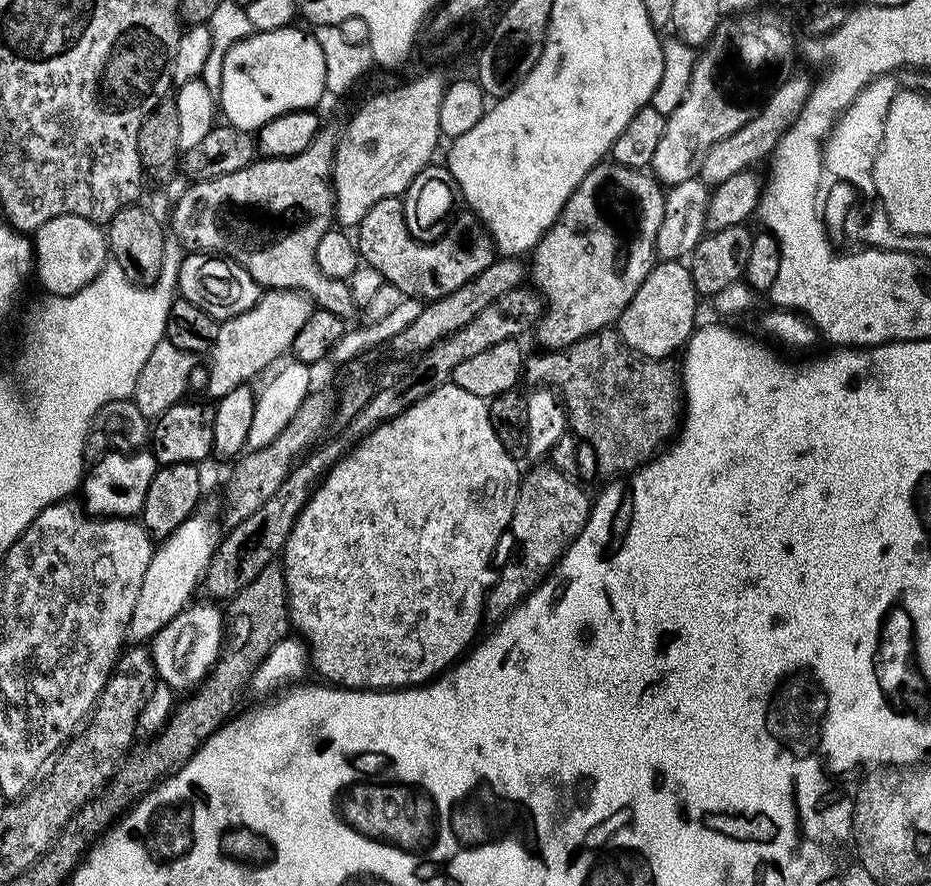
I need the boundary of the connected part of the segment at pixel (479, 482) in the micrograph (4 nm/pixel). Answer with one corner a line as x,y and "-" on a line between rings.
353,447
328,469
326,475
317,483
312,495
301,508
298,518
286,538
282,553
282,567
286,578
286,590
288,591
288,619
291,627
295,631
296,628
300,631
298,633
299,639
310,649
311,663
324,675
321,677
325,681
341,688
375,688
377,690
424,686
435,680
445,670
451,669
465,655
466,649
477,639
476,627
480,624
480,615
482,617
485,615
486,601
494,583
494,572
488,569
488,563
492,560
492,551
499,546
500,539
506,536
506,533
512,527
512,515
514,514
516,499
520,493
522,479
522,468
519,468
516,464
519,464
517,457
511,456
508,452
357,452

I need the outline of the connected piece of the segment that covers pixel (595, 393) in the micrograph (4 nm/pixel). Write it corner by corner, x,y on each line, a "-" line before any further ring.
585,338
578,341
578,343
573,344
571,348
564,350
540,350
537,351
537,356
529,355
525,359
524,367
522,369
522,376
525,381
529,380
529,385
532,386
551,386
553,389
561,390
560,388
565,388
568,391
568,400
566,396
566,408
570,413
570,428
571,431
576,431
578,435
585,436
587,443
591,447
595,448
598,454
598,466
600,467
600,472
605,475
605,477
612,478
617,474
628,474
633,471
637,466
645,463
677,431
678,425
681,423
682,416
682,388
678,383
678,376
671,372
667,368
667,363
664,362
636,362
640,364
631,364
628,360
623,360
614,349
608,344
603,344
602,341
596,340
600,338

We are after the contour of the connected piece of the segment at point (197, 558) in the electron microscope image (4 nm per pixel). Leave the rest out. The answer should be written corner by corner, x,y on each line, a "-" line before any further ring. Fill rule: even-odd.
200,510
155,547
143,576
142,590
127,624
127,641
133,640
131,643
138,646
155,639
187,609
192,594
197,586
199,589
214,555
219,551
223,536
219,524

